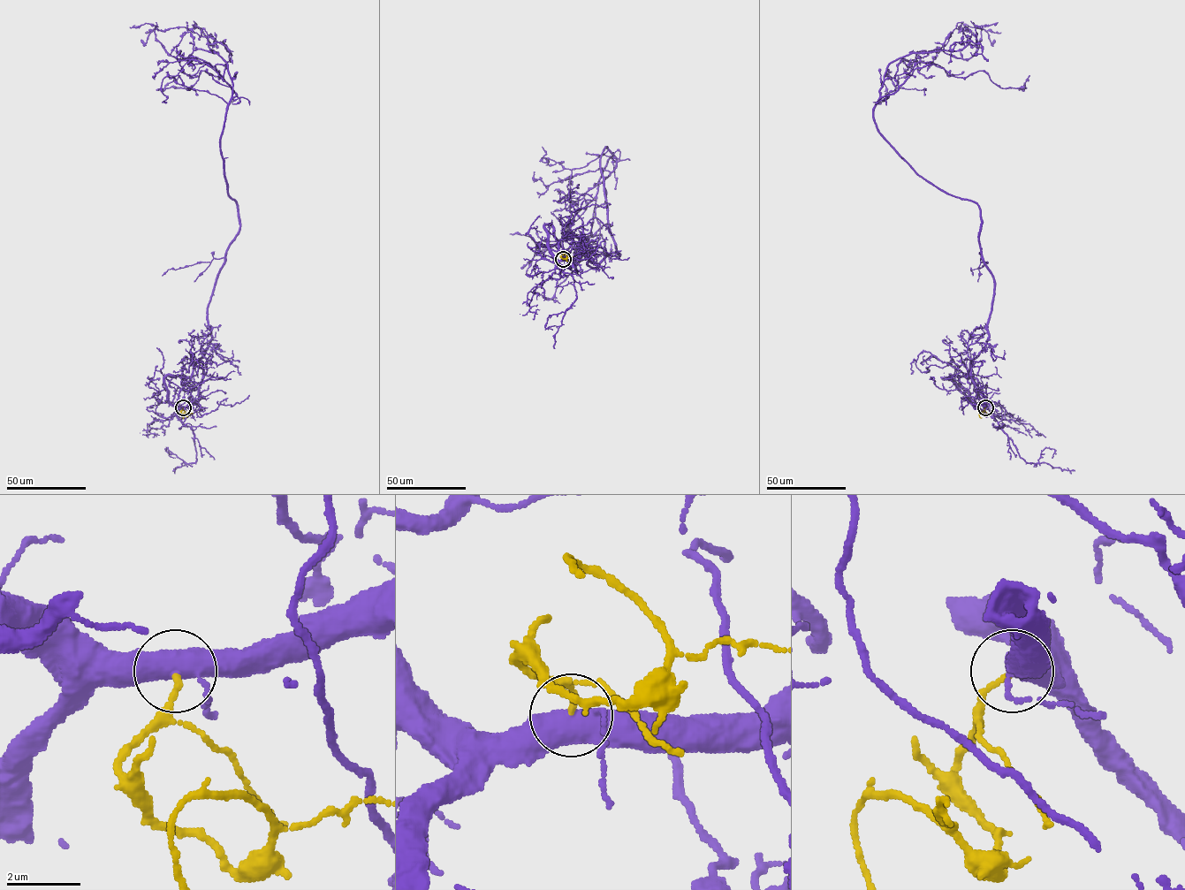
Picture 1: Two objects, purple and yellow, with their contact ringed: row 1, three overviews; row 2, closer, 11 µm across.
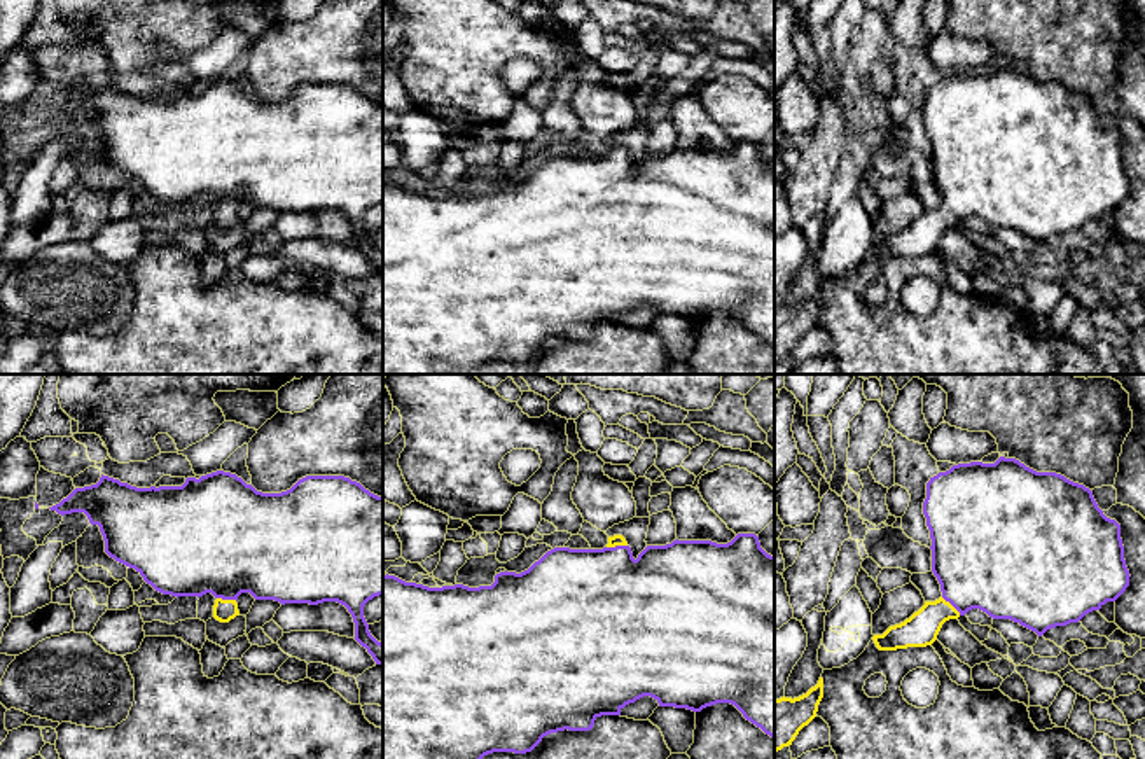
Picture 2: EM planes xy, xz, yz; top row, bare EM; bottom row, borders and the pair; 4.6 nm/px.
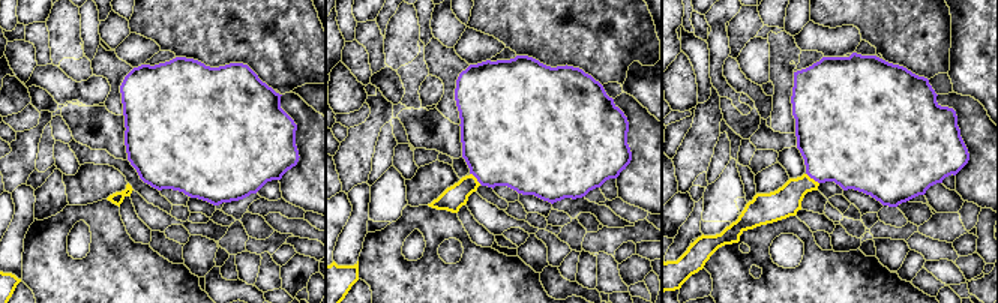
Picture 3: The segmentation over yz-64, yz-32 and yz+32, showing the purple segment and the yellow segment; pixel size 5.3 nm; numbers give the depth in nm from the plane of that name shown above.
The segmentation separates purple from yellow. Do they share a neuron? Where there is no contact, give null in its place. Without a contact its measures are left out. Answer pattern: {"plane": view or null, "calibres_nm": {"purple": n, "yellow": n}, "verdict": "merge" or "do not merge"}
{"plane": "xz", "calibres_nm": {"purple": 460, "yellow": 50}, "verdict": "merge"}

